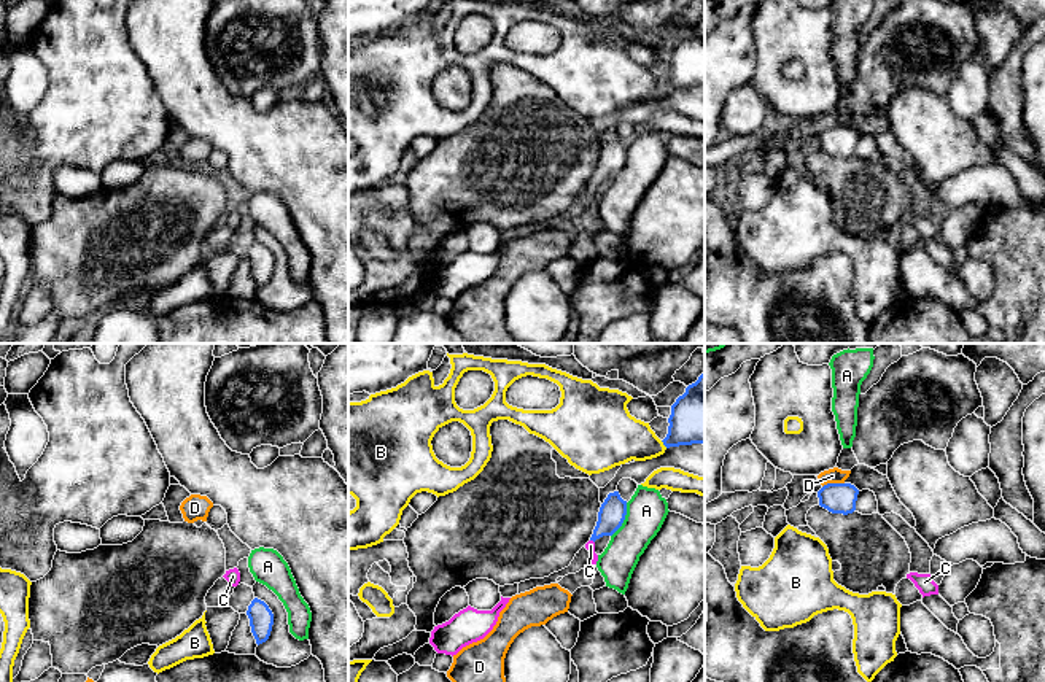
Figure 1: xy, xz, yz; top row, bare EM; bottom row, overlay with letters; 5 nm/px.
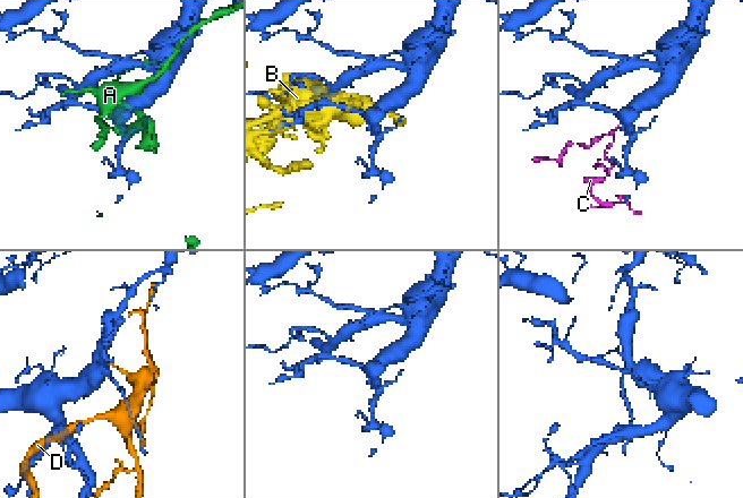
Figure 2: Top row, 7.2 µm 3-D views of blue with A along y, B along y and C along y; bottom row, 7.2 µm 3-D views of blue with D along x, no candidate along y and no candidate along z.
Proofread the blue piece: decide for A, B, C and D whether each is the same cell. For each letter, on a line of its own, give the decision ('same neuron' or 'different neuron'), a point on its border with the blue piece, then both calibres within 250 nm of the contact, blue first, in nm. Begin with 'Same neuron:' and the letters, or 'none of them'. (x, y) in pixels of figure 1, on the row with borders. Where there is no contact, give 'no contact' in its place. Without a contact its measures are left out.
Same neuron: C
A: different neuron; meets blue in xz at (624, 519); 140 nm thick on the blue side, 200 nm on the other
B: different neuron; meets blue in xz at (664, 444); 280 nm thick on the blue side, 280 nm on the other
C: same neuron; meets blue in xz at (592, 539); 140 nm thick on the blue side, 50 nm on the other
D: different neuron; meets blue in yz at (832, 484); 160 nm thick on the blue side, 80 nm on the other

